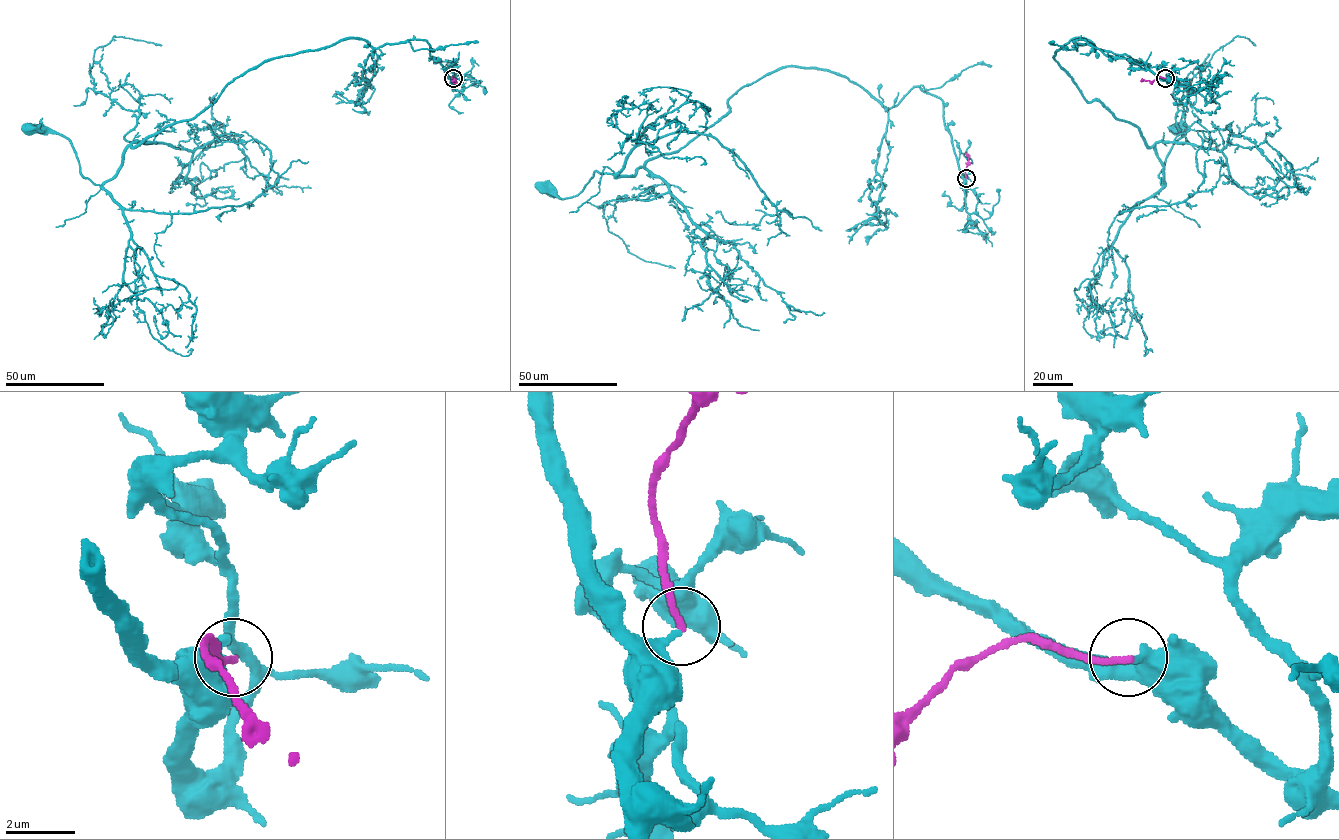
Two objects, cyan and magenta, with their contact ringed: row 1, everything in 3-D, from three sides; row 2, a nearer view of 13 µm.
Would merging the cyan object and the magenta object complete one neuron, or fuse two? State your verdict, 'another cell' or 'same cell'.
another cell

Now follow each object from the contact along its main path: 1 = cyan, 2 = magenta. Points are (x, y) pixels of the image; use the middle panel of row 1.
1: (966, 178), (939, 98), (915, 86), (885, 108), (786, 66), (634, 175), (541, 188)
2: (966, 178), (969, 156), (965, 153)

